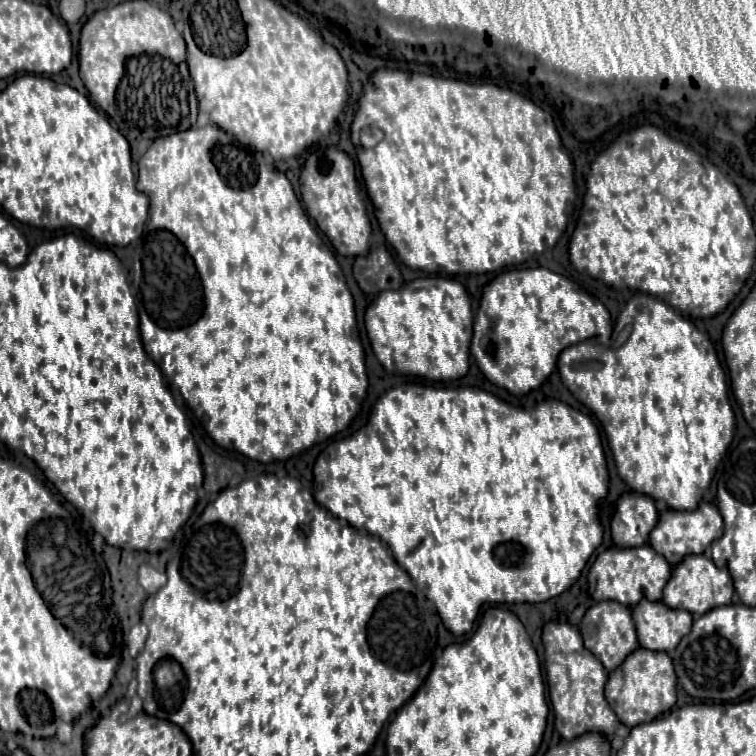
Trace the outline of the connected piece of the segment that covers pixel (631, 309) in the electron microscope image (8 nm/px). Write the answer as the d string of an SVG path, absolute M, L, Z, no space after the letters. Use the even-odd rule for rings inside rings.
M632 295L615 321L613 333L618 335L625 327L630 327L632 333L622 349L606 347L604 351L596 339L564 349L558 357L562 383L602 423L618 475L632 491L656 501L662 499L676 511L694 511L702 503L702 495L708 491L718 463L734 439L734 411L728 397L726 373L708 335L700 333L674 307L654 295ZM592 361L600 361L598 367L590 367Z

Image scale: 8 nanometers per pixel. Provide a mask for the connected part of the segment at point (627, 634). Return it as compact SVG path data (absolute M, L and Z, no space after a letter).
M596 603L590 607L580 623L580 633L584 639L584 647L594 653L606 671L614 671L624 659L638 649L638 639L636 639L636 627L632 621L632 611L620 603Z

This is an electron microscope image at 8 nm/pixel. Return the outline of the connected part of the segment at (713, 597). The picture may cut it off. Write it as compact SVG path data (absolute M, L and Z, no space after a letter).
M688 555L688 559L676 565L670 581L664 587L664 597L662 597L662 601L668 607L690 611L696 617L712 611L712 607L728 605L732 603L732 599L734 599L734 583L728 569L716 567L714 561L706 555Z

